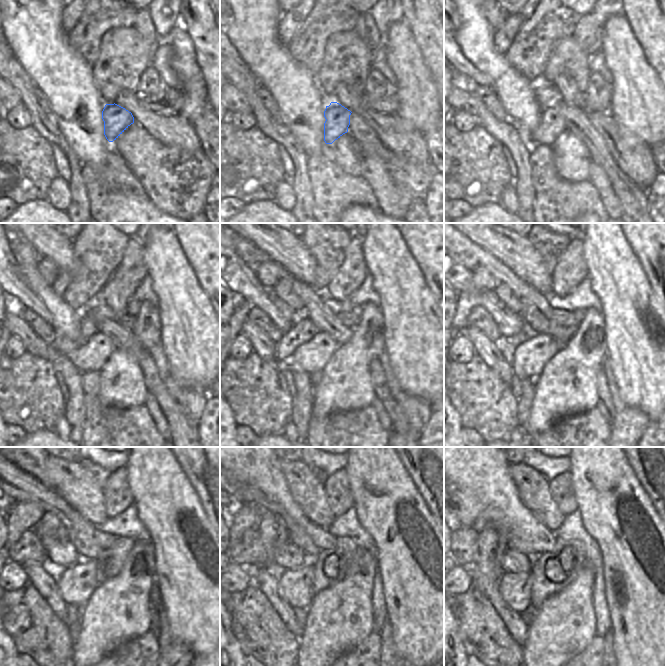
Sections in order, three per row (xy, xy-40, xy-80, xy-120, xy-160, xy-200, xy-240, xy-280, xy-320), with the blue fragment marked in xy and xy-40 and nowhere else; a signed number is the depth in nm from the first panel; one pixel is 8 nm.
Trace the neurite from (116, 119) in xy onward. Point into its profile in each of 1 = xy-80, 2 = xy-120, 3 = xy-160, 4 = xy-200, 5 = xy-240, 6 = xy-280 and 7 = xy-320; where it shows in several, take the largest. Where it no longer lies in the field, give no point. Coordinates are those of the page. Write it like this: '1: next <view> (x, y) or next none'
1: next xy-80 (552, 124)
2: next xy-120 (90, 356)
3: next xy-160 (311, 357)
4: next xy-200 (529, 359)
5: next xy-240 (77, 583)
6: next xy-280 (295, 586)
7: next xy-320 (514, 589)

